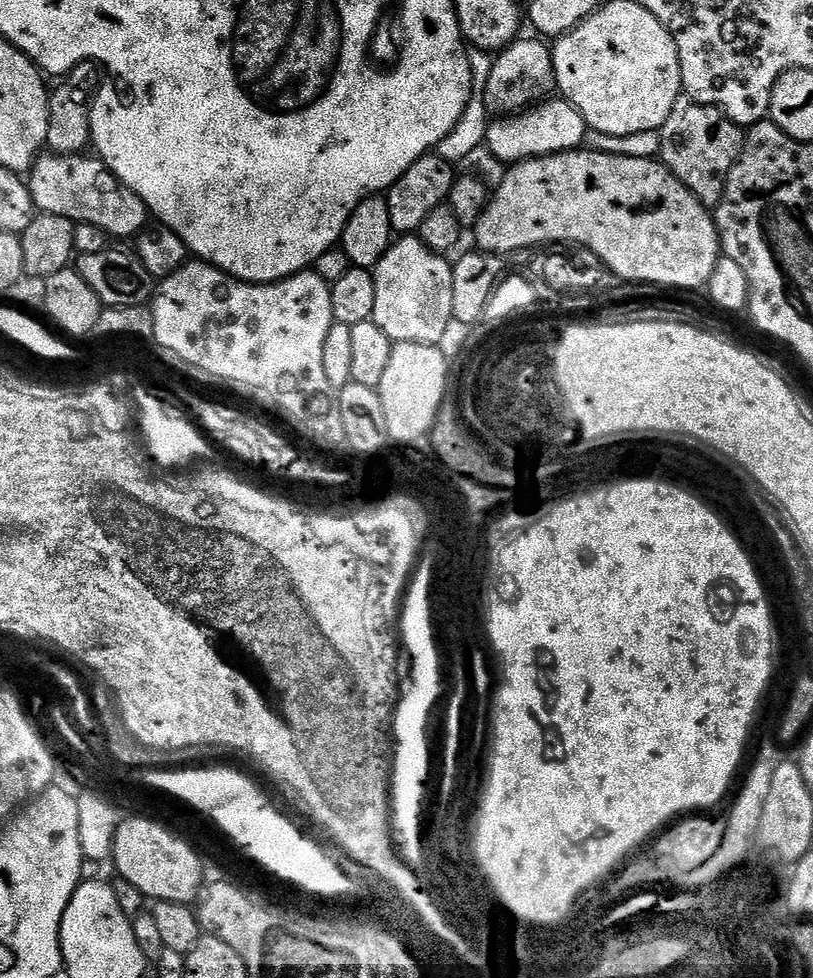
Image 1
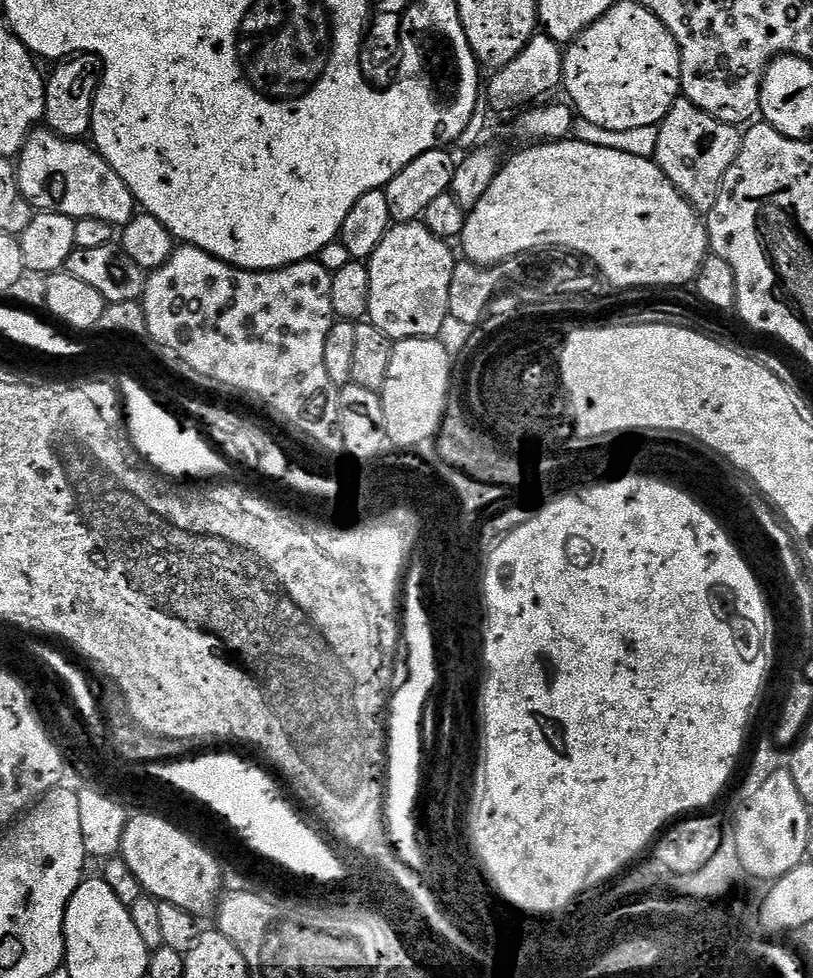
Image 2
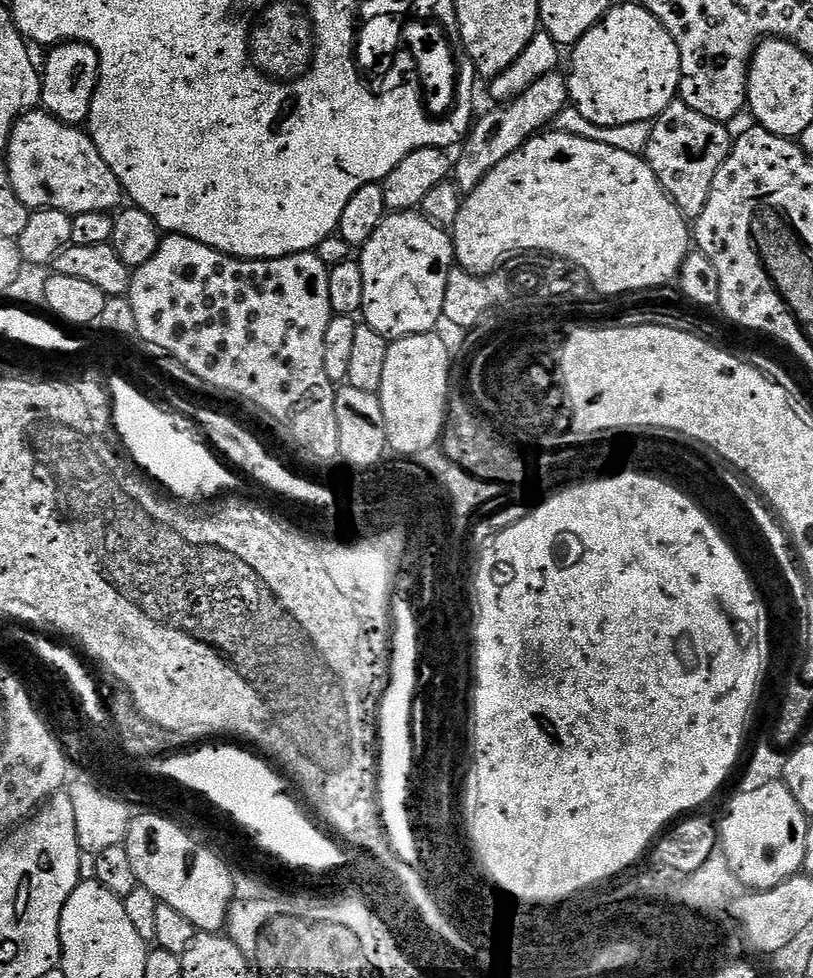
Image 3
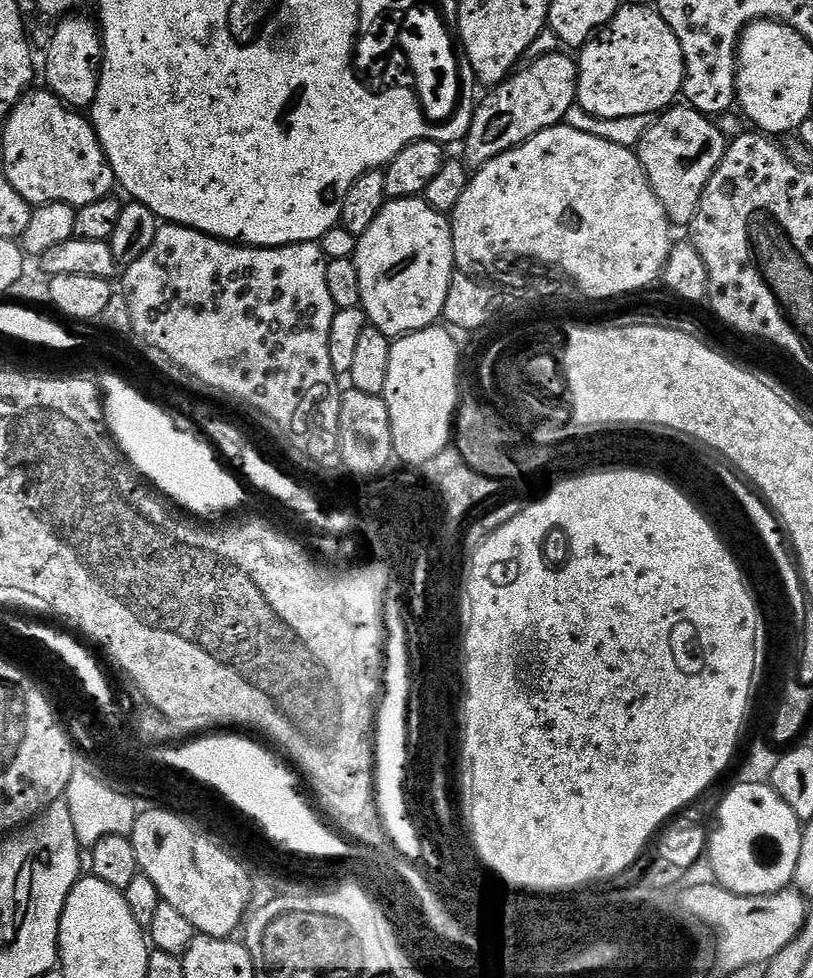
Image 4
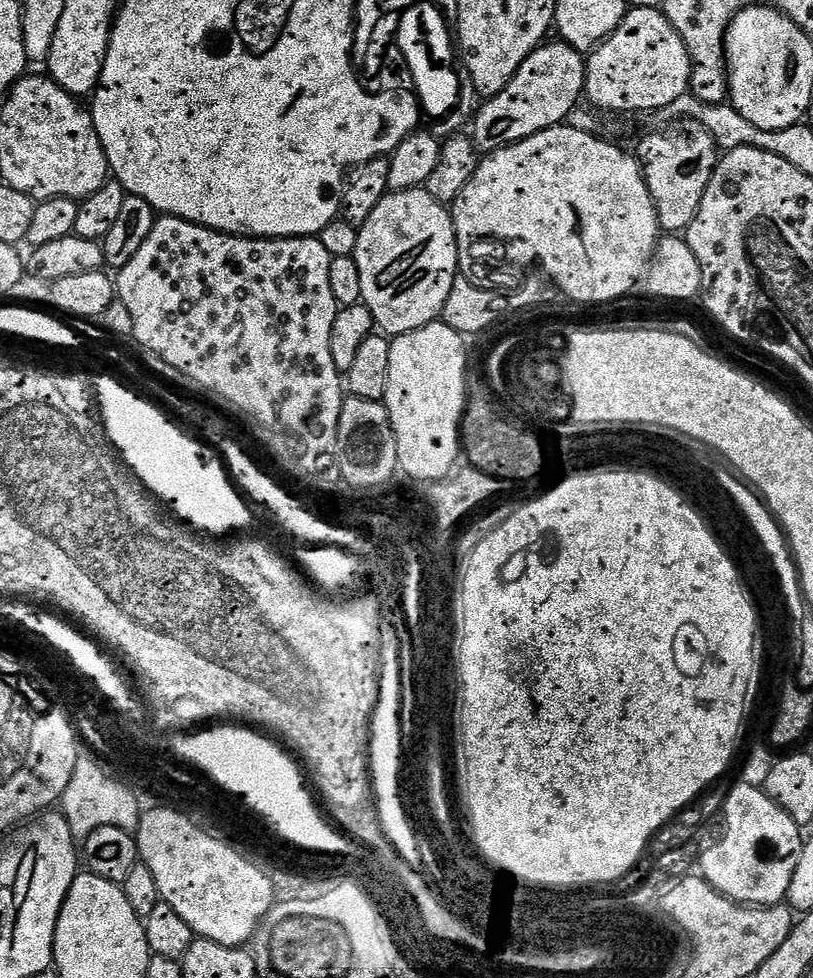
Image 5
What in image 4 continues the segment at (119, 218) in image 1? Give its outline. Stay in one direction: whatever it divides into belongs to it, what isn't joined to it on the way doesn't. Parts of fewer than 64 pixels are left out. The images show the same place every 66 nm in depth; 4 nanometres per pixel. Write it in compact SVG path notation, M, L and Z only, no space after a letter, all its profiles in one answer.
M30 90L2 125L6 178L33 206L62 202L77 209L113 195L116 175L87 115L73 110L47 90Z

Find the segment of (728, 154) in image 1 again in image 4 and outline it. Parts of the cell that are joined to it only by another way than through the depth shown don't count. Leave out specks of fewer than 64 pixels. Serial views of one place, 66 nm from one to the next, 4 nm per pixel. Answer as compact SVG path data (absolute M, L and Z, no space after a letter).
M687 106L667 109L657 119L656 125L640 139L640 165L673 225L691 225L692 219L700 213L706 186L714 170L718 170L729 143L729 137L724 135L719 123Z

